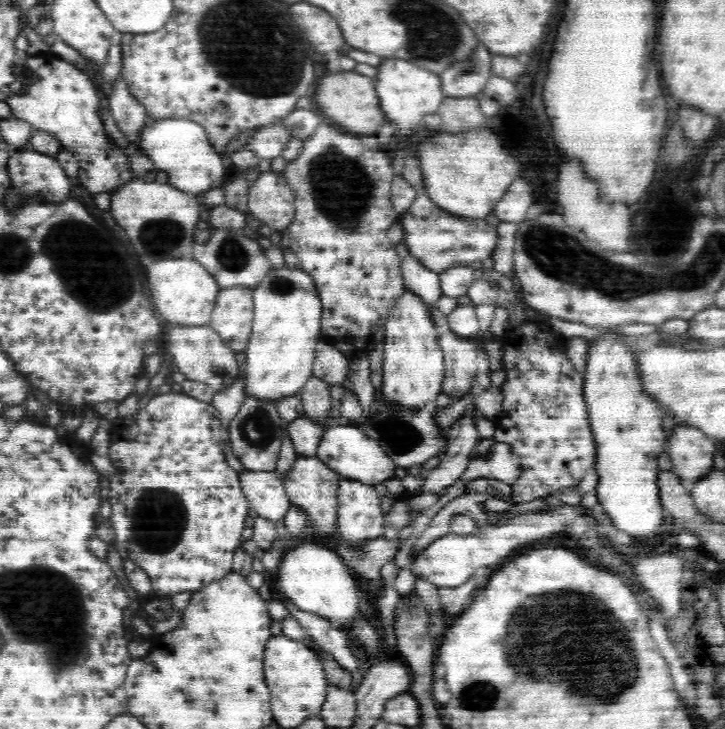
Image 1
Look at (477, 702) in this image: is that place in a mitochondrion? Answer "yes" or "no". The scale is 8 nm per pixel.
yes

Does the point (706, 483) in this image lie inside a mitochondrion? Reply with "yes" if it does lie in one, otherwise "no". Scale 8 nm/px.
no

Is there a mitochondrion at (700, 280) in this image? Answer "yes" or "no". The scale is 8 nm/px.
yes

